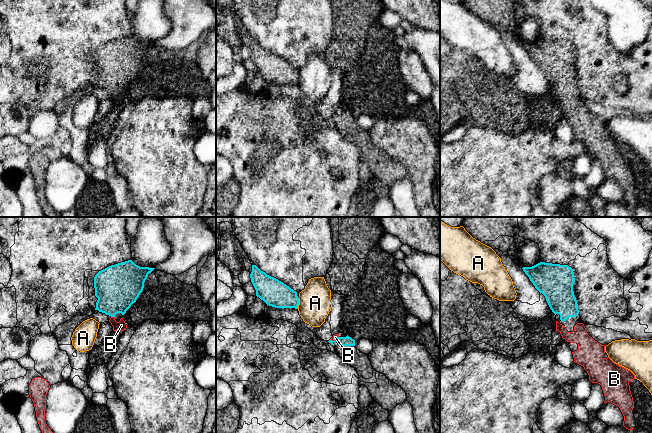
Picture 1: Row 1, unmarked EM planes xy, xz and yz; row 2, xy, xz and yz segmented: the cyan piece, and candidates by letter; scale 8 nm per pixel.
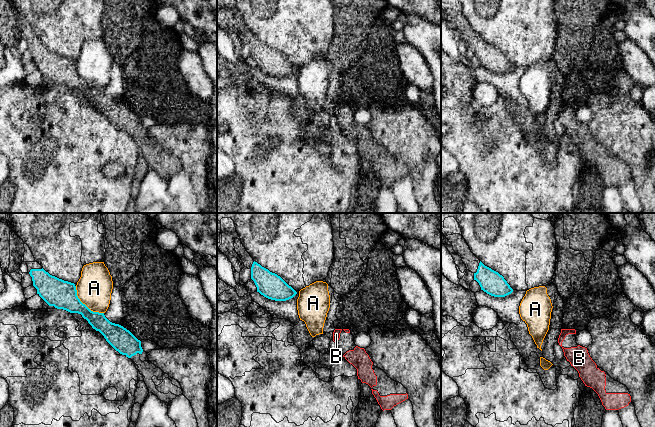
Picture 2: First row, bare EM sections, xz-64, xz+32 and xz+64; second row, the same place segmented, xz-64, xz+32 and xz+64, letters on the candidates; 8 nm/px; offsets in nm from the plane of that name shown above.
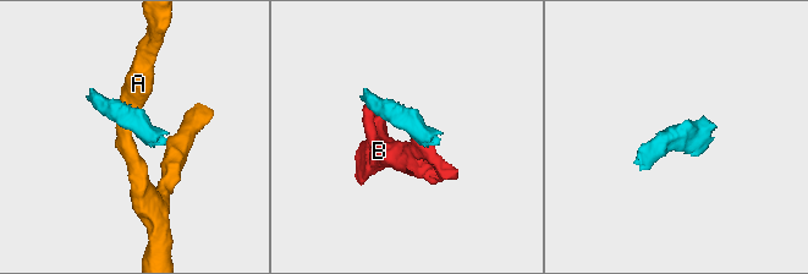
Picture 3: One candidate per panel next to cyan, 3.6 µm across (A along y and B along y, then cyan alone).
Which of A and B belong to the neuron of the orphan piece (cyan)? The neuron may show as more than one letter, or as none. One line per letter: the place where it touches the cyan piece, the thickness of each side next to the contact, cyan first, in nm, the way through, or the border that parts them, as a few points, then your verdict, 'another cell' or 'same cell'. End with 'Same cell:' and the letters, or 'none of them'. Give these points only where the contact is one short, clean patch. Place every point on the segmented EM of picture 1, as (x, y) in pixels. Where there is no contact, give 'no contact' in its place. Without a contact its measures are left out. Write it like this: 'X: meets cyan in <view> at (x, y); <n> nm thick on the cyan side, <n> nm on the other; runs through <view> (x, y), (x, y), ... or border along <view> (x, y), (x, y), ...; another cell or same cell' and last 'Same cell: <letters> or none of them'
A: meets cyan in xz at (298, 303); 220 nm thick on the cyan side, 260 nm on the other; border along xz (297, 297), (298, 308); another cell
B: meets cyan in xy at (113, 316); 360 nm thick on the cyan side, 80 nm on the other; runs through xy (117, 287), (113, 316), (121, 325); same cell
Same cell: B

